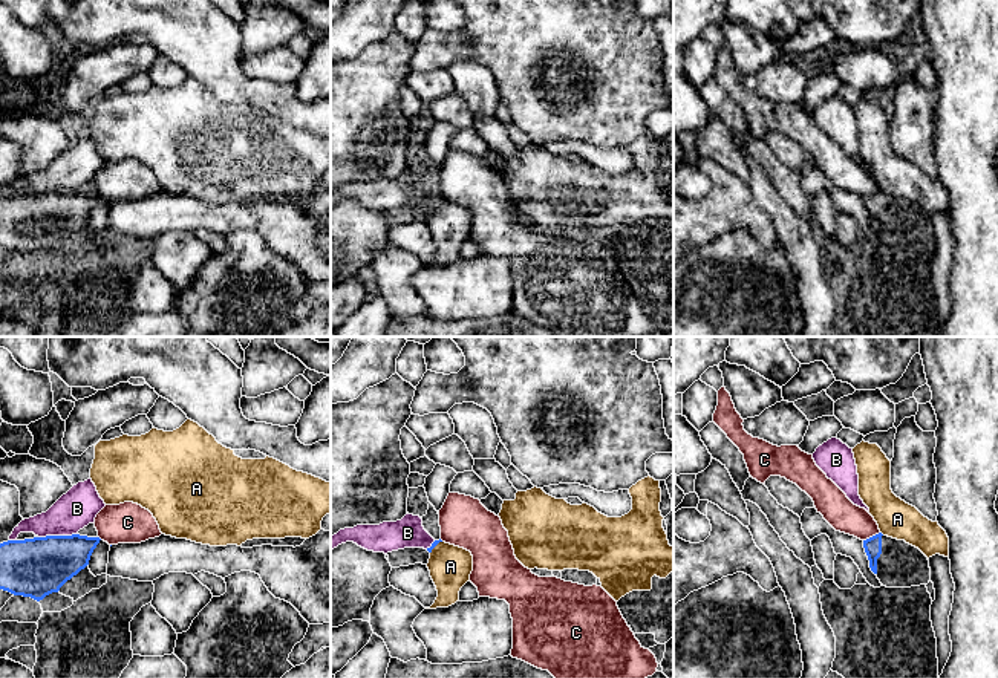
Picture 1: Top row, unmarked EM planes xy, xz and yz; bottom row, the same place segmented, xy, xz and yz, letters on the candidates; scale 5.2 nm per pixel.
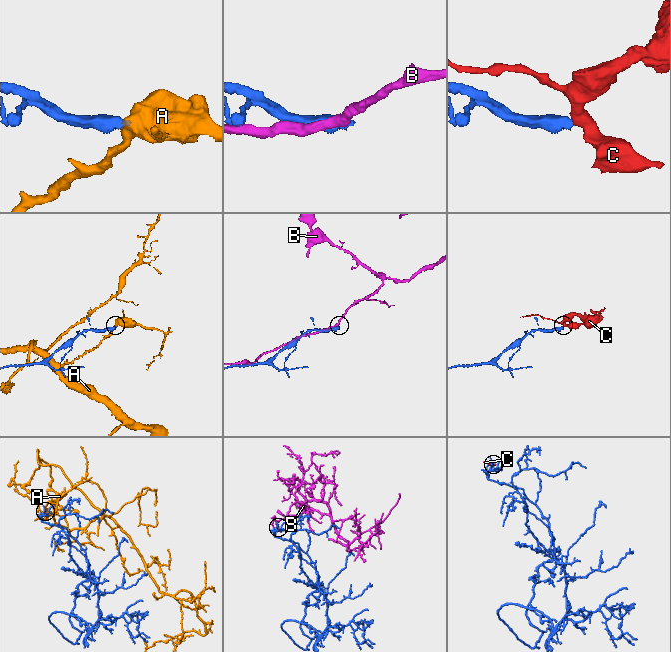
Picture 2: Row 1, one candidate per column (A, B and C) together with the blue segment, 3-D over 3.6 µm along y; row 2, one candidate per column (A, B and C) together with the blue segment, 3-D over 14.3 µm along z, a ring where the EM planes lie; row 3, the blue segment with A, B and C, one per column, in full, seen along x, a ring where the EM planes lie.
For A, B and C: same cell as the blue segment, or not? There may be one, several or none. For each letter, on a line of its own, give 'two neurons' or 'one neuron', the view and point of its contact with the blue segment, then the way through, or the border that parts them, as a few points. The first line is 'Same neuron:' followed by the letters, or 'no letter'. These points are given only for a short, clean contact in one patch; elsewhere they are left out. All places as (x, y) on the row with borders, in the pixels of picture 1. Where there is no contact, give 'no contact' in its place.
Same neuron: no letter
A: two neurons | xz (435, 545) | along xz (441, 541), (430, 553)
B: two neurons | xy (57, 536)
C: two neurons | yz (873, 536) | along yz (879, 531), (864, 541)

